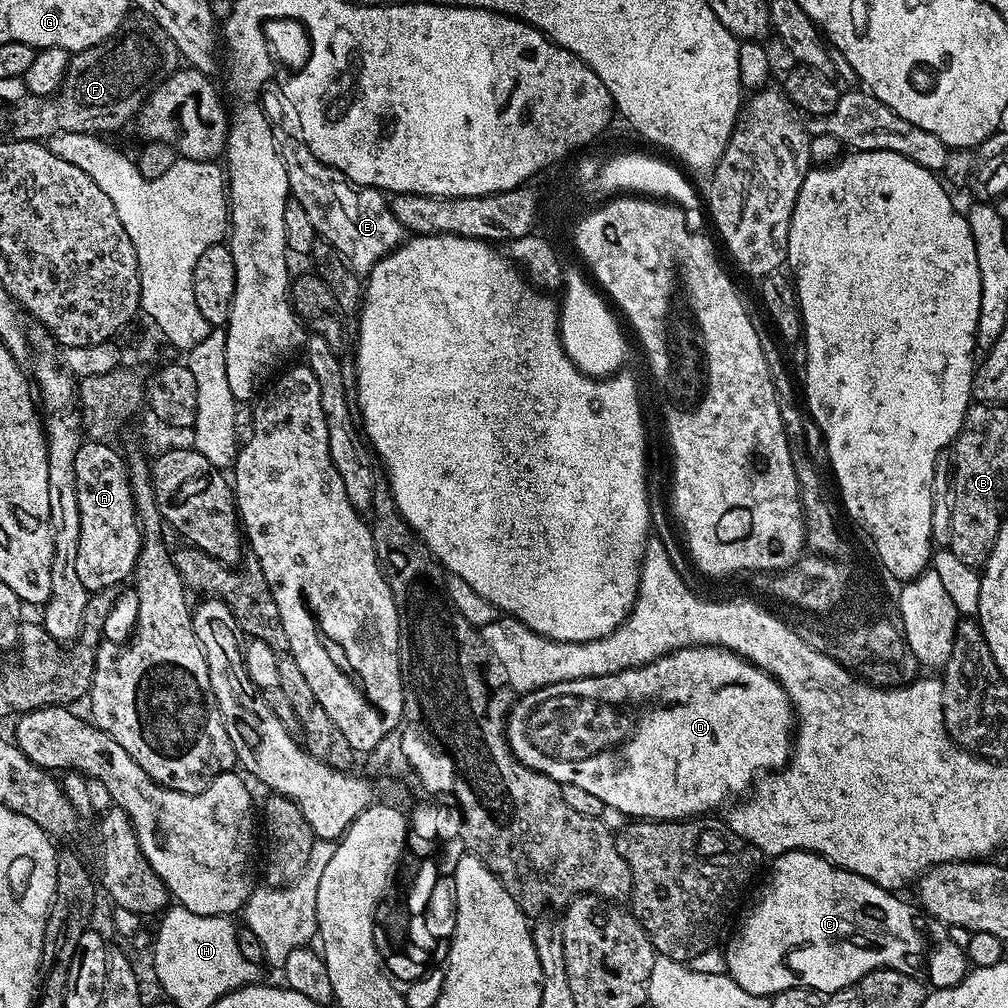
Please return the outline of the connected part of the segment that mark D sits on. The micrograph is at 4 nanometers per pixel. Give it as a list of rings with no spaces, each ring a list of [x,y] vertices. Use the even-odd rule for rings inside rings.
[[[719,646],[711,647],[707,649],[702,656],[702,660],[706,664],[699,664],[698,661],[692,660],[692,652],[687,648],[678,648],[674,652],[668,653],[667,656],[659,656],[657,660],[652,660],[649,664],[643,664],[641,668],[624,668],[621,672],[612,672],[609,676],[587,676],[586,678],[578,678],[577,680],[571,680],[570,682],[558,682],[557,684],[551,684],[550,686],[542,686],[538,690],[533,692],[525,692],[519,697],[520,700],[516,705],[513,706],[512,710],[507,713],[507,738],[509,746],[512,748],[512,752],[516,755],[517,759],[522,761],[526,766],[530,767],[531,770],[540,771],[542,775],[550,777],[551,780],[556,781],[557,784],[573,784],[574,786],[582,786],[582,790],[590,790],[590,794],[595,794],[597,798],[602,798],[602,802],[609,809],[615,810],[621,814],[629,814],[628,812],[633,812],[633,817],[640,818],[653,808],[653,813],[662,814],[665,820],[686,820],[689,818],[699,817],[701,814],[711,813],[713,810],[711,808],[716,808],[719,806],[723,800],[728,800],[731,796],[736,796],[735,798],[740,798],[745,795],[753,787],[754,781],[761,775],[761,773],[768,774],[773,770],[779,770],[785,767],[789,756],[791,755],[791,749],[793,745],[793,734],[794,734],[794,716],[791,711],[788,711],[790,706],[790,701],[788,698],[788,693],[785,692],[782,685],[779,684],[777,680],[772,679],[763,668],[757,668],[756,665],[752,664],[751,661],[745,660],[743,656],[738,655],[737,652],[731,652],[729,648],[722,648]],[[715,666],[720,670],[733,670],[733,672],[728,672],[725,674],[724,678],[720,676],[712,677],[712,669]]]

